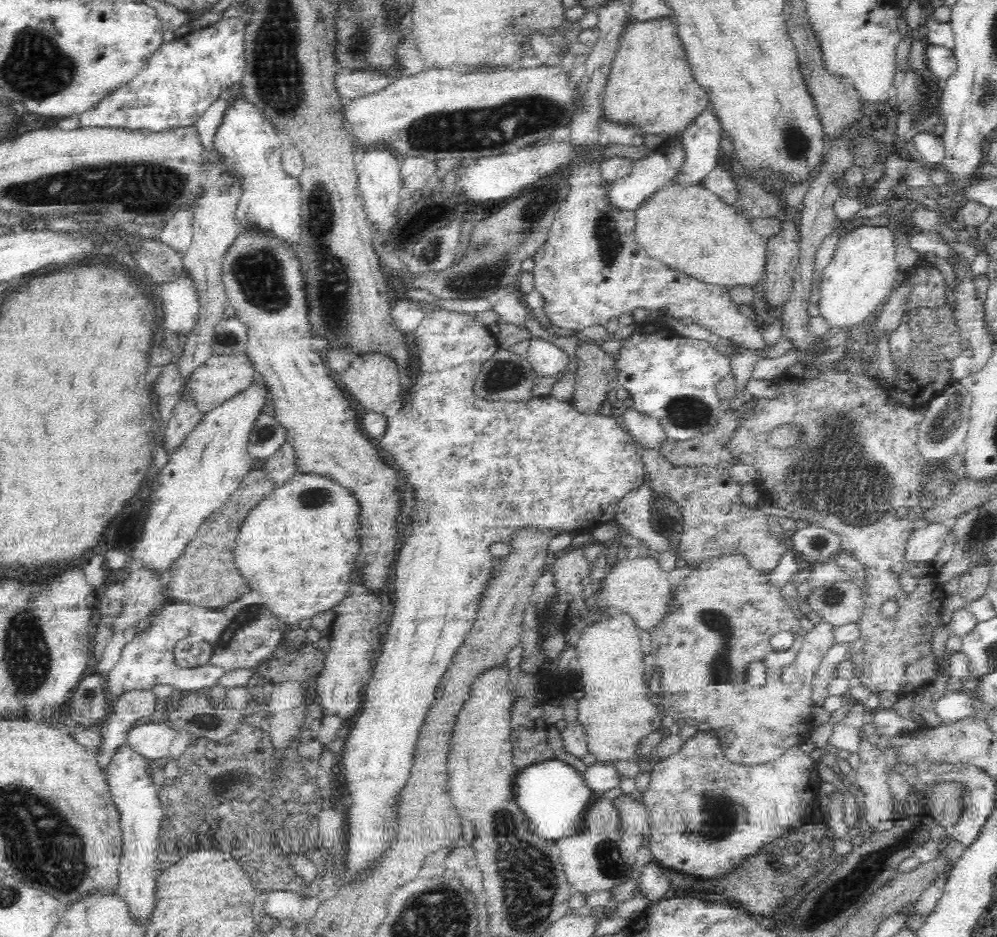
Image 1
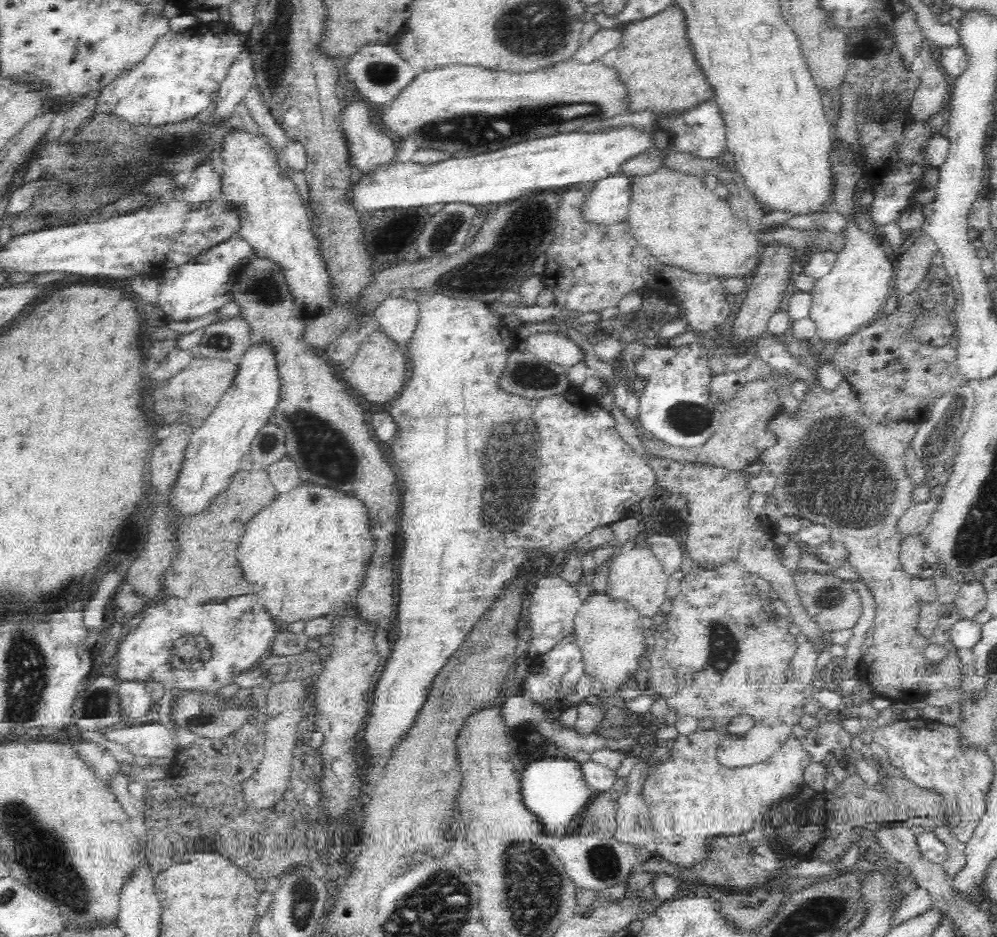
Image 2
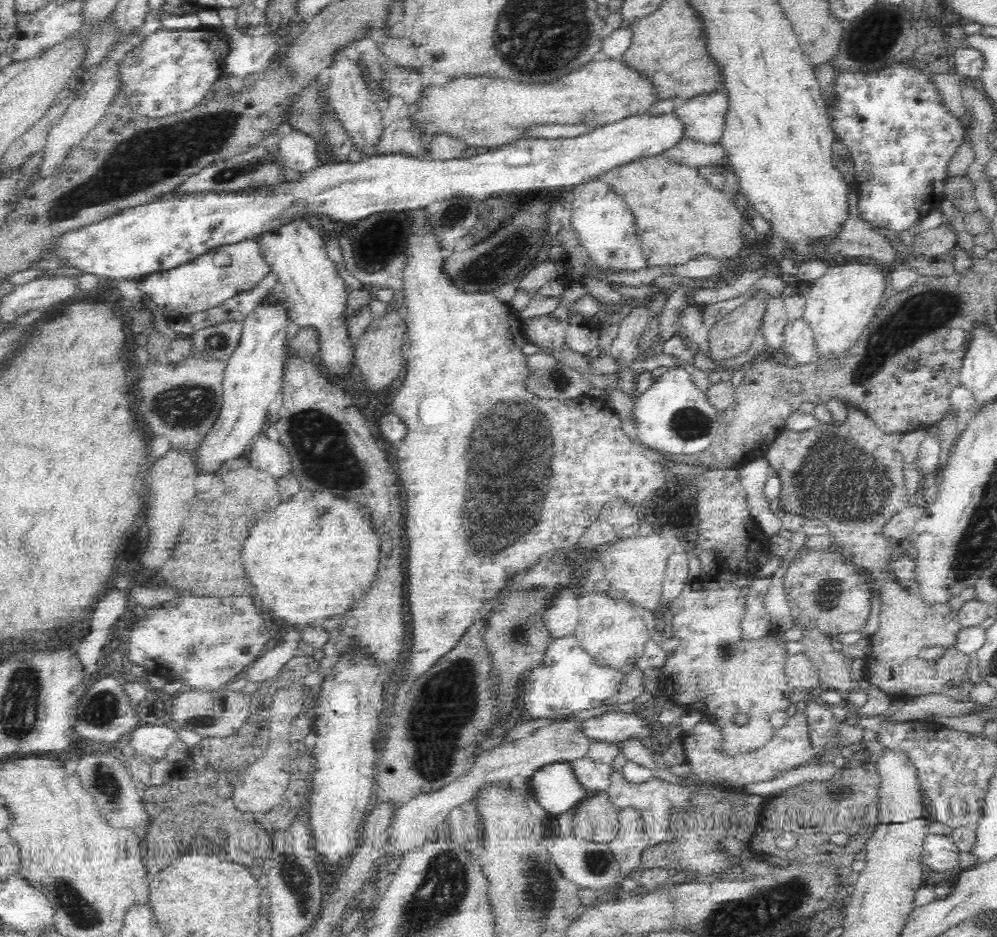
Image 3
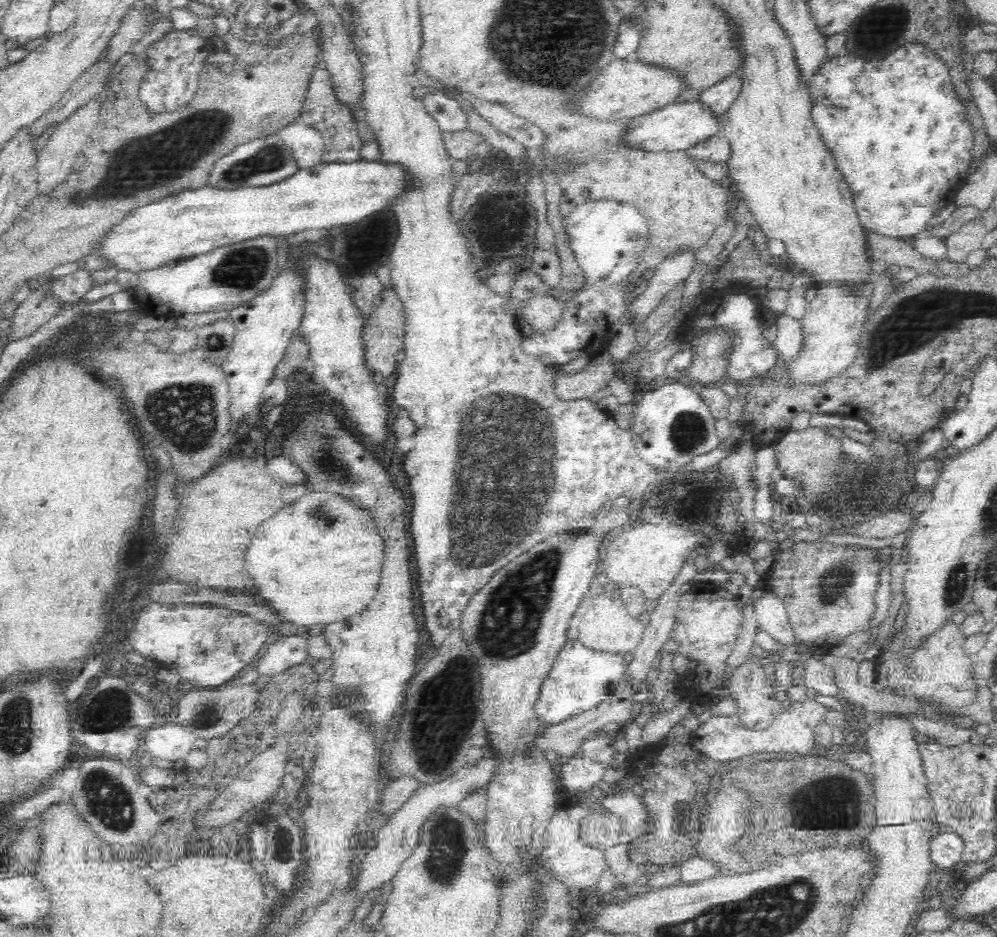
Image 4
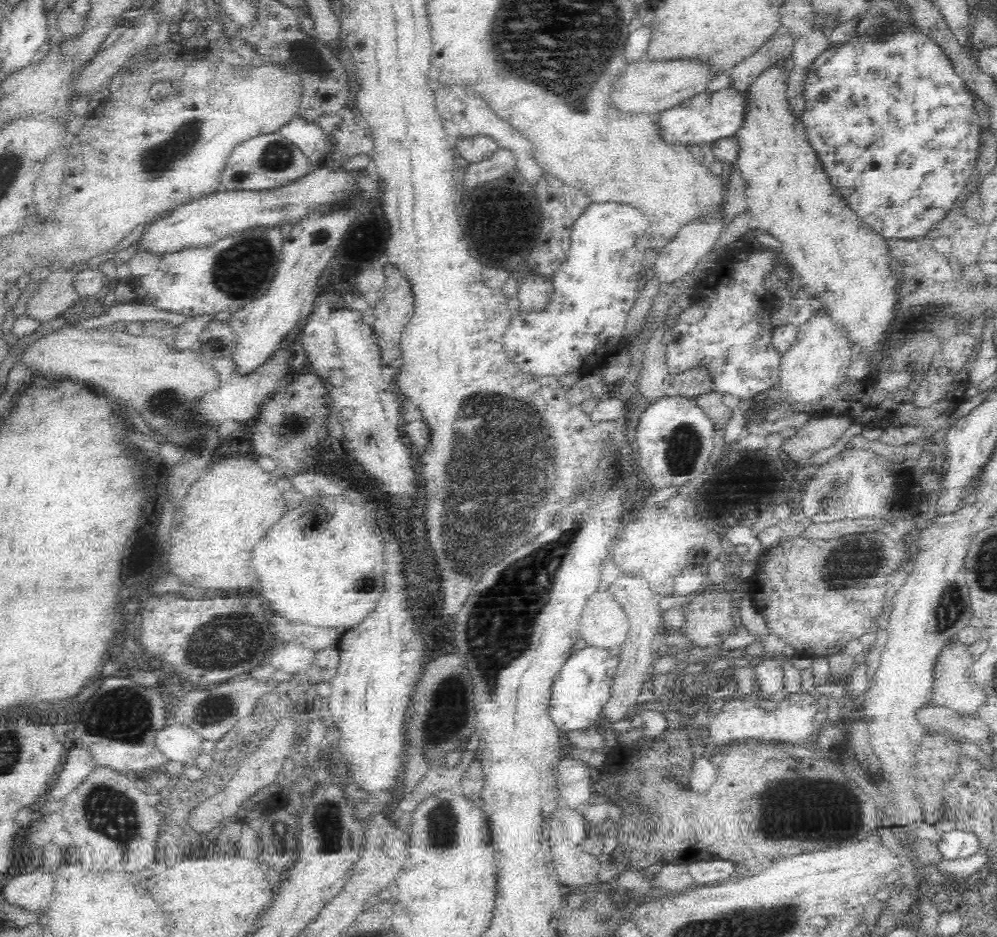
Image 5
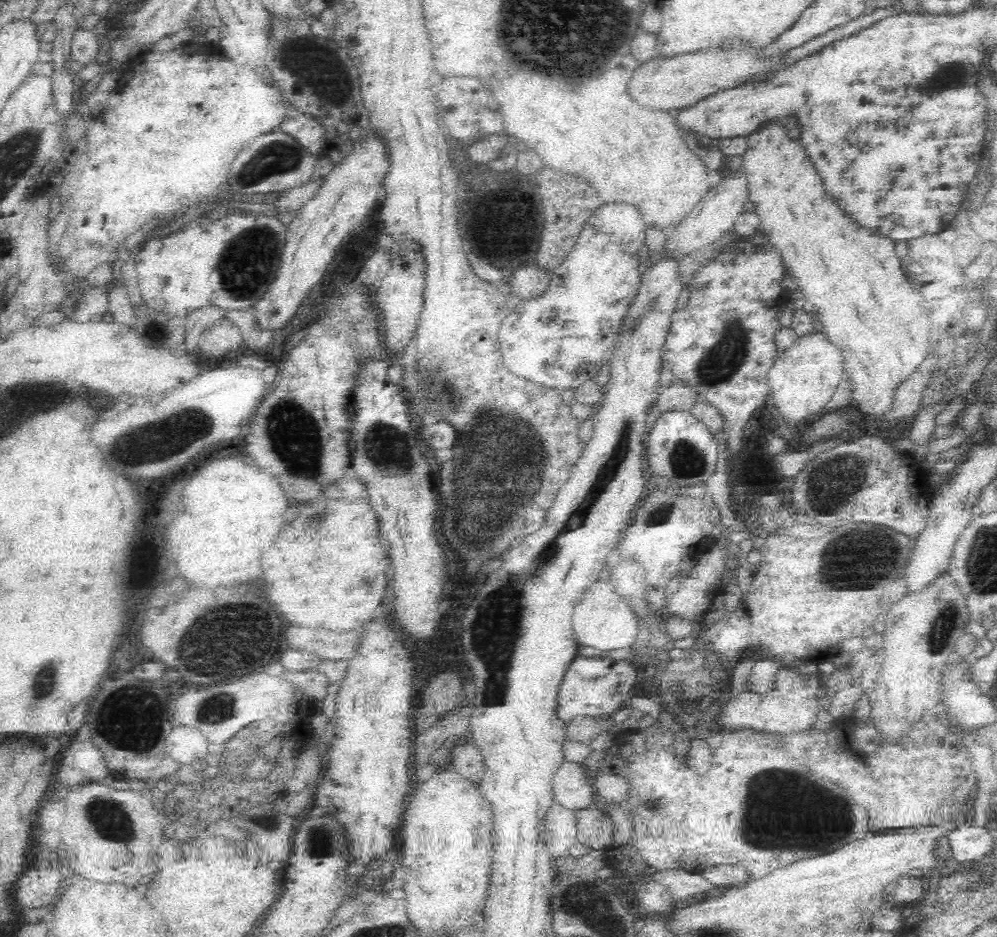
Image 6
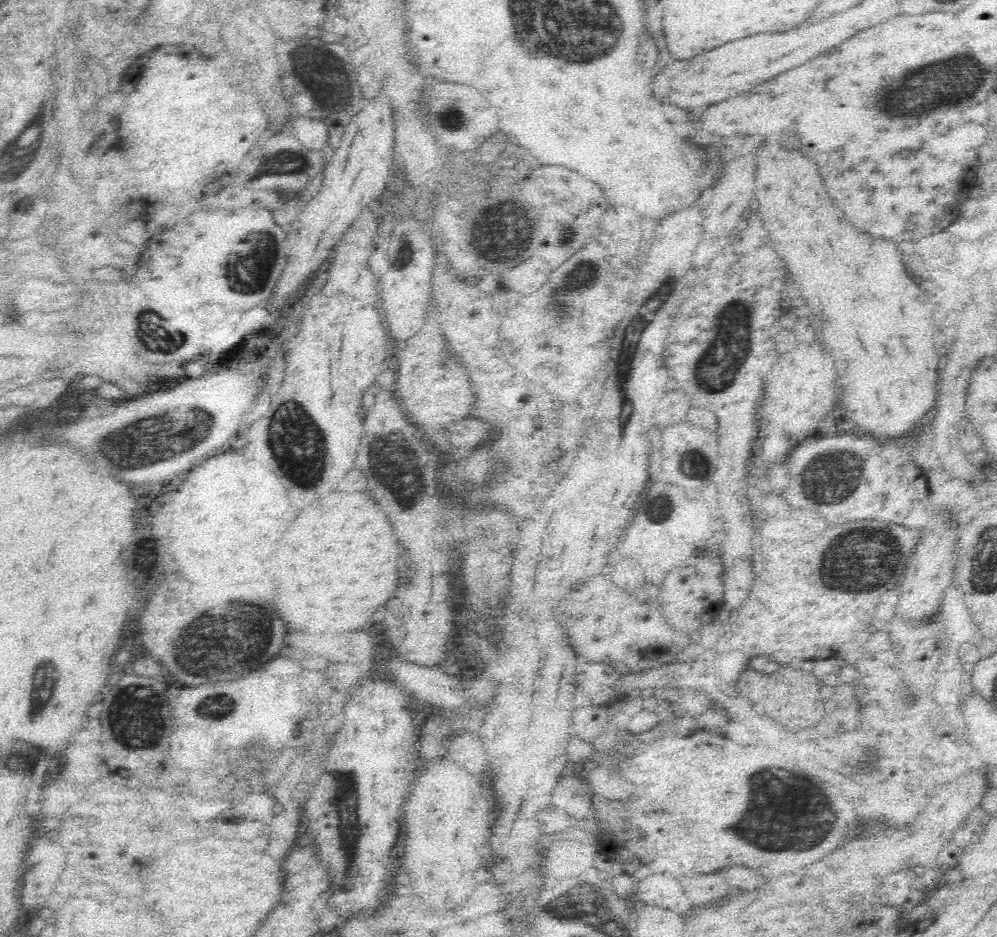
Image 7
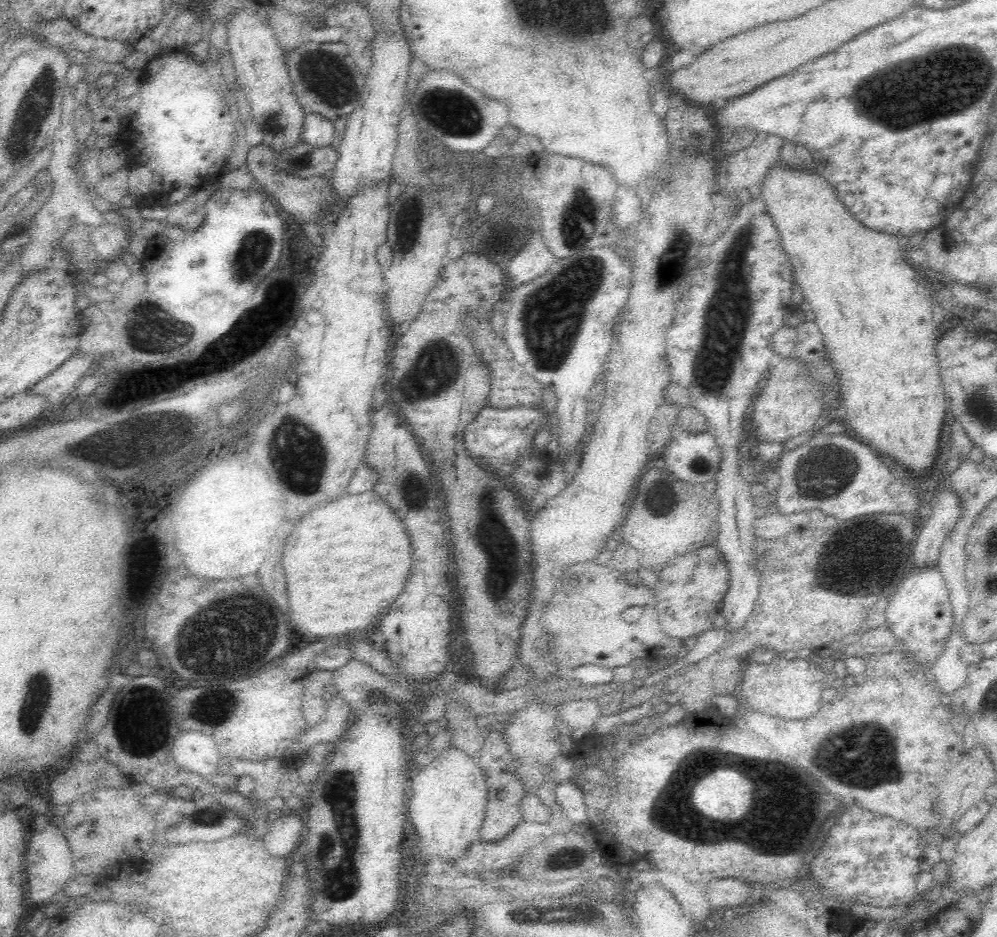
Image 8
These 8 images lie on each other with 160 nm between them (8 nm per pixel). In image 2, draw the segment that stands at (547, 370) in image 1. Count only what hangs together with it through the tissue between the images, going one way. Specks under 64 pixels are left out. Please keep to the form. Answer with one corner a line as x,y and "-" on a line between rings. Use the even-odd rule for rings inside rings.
538,331
530,334
525,341
528,352
541,361
562,365
566,370
584,358
580,347
560,332

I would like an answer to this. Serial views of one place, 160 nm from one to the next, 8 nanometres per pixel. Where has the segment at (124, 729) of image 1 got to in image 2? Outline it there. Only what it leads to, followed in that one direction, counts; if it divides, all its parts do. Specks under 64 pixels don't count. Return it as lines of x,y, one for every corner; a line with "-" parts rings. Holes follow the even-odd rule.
121,680
117,684
117,694
121,701
121,713
124,716
132,716
134,720
149,712
153,702
151,695
146,691
145,684
136,680
-
132,688
134,688
134,692
132,692
-
136,690
140,690
140,692
136,694

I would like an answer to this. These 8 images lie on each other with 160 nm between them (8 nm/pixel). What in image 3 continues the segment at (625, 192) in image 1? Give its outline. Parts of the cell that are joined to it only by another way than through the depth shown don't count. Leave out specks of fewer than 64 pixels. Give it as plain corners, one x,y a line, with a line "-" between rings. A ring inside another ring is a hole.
597,181
576,185
576,192
571,204
571,226
579,244
588,253
590,263
598,269
612,270
612,273
631,273
646,268
636,218
622,197
610,191
607,184

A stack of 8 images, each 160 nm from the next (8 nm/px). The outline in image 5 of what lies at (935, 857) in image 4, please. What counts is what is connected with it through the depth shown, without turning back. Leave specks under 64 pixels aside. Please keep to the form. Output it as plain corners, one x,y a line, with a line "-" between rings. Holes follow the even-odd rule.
954,829
943,833
937,846
943,860
958,860
980,851
980,839
974,832

